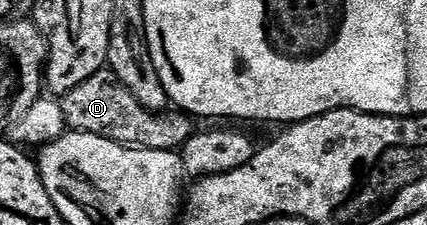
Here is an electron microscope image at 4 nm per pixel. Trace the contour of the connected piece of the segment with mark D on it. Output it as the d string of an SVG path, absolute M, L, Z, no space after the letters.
M108 67L84 79L80 87L72 87L72 91L61 94L60 100L66 124L73 132L100 135L135 149L178 151L196 132L195 122L181 111L153 113L151 109L144 108L140 99L136 99L136 95L132 95L132 91L128 91L128 87L124 87L124 83L120 83Z

